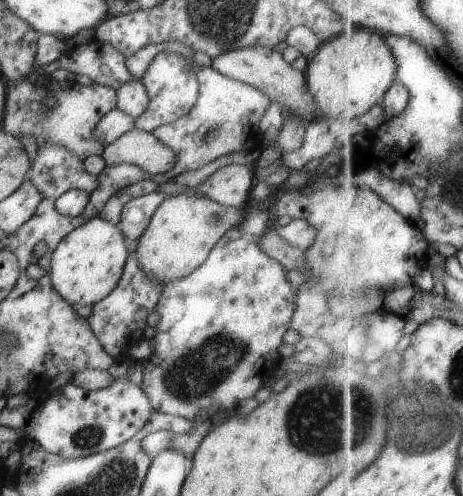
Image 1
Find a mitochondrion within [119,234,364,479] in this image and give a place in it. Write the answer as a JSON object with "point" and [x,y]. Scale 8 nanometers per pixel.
{"point":[195,375]}

